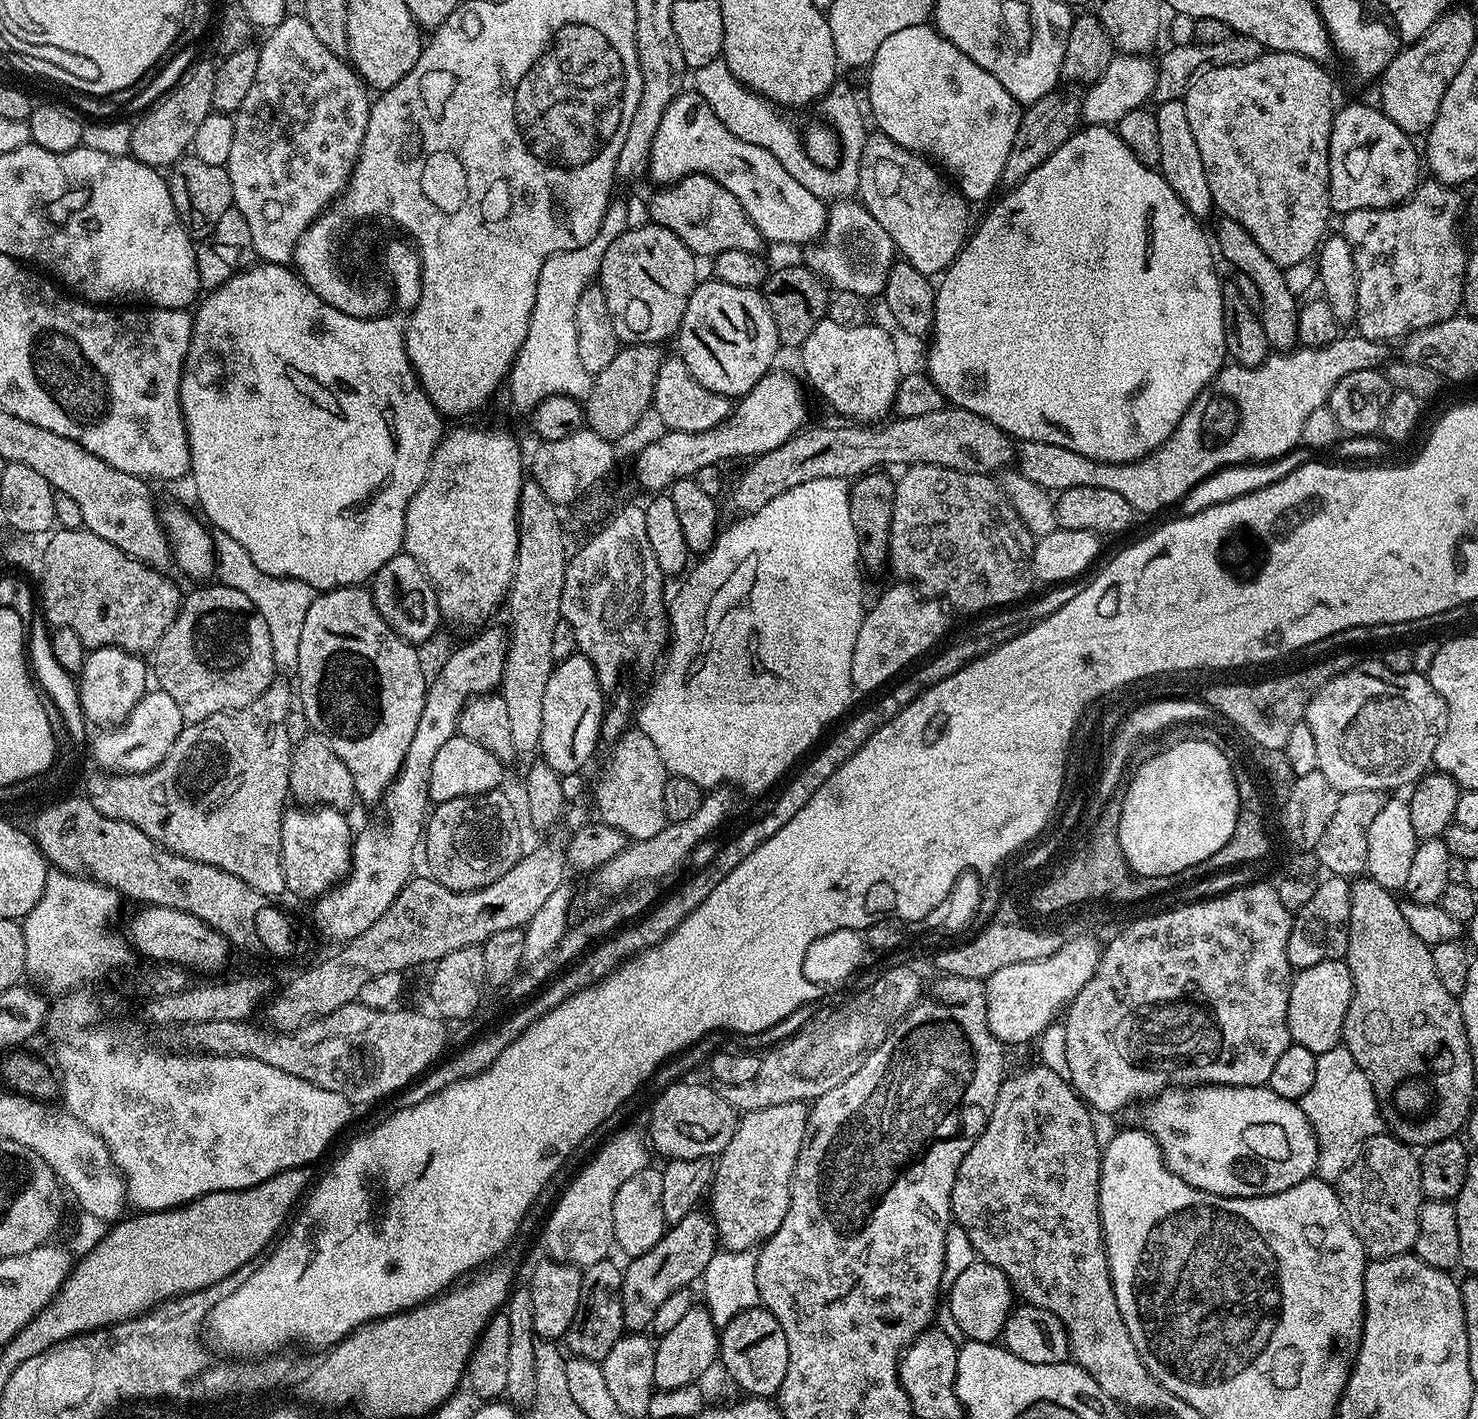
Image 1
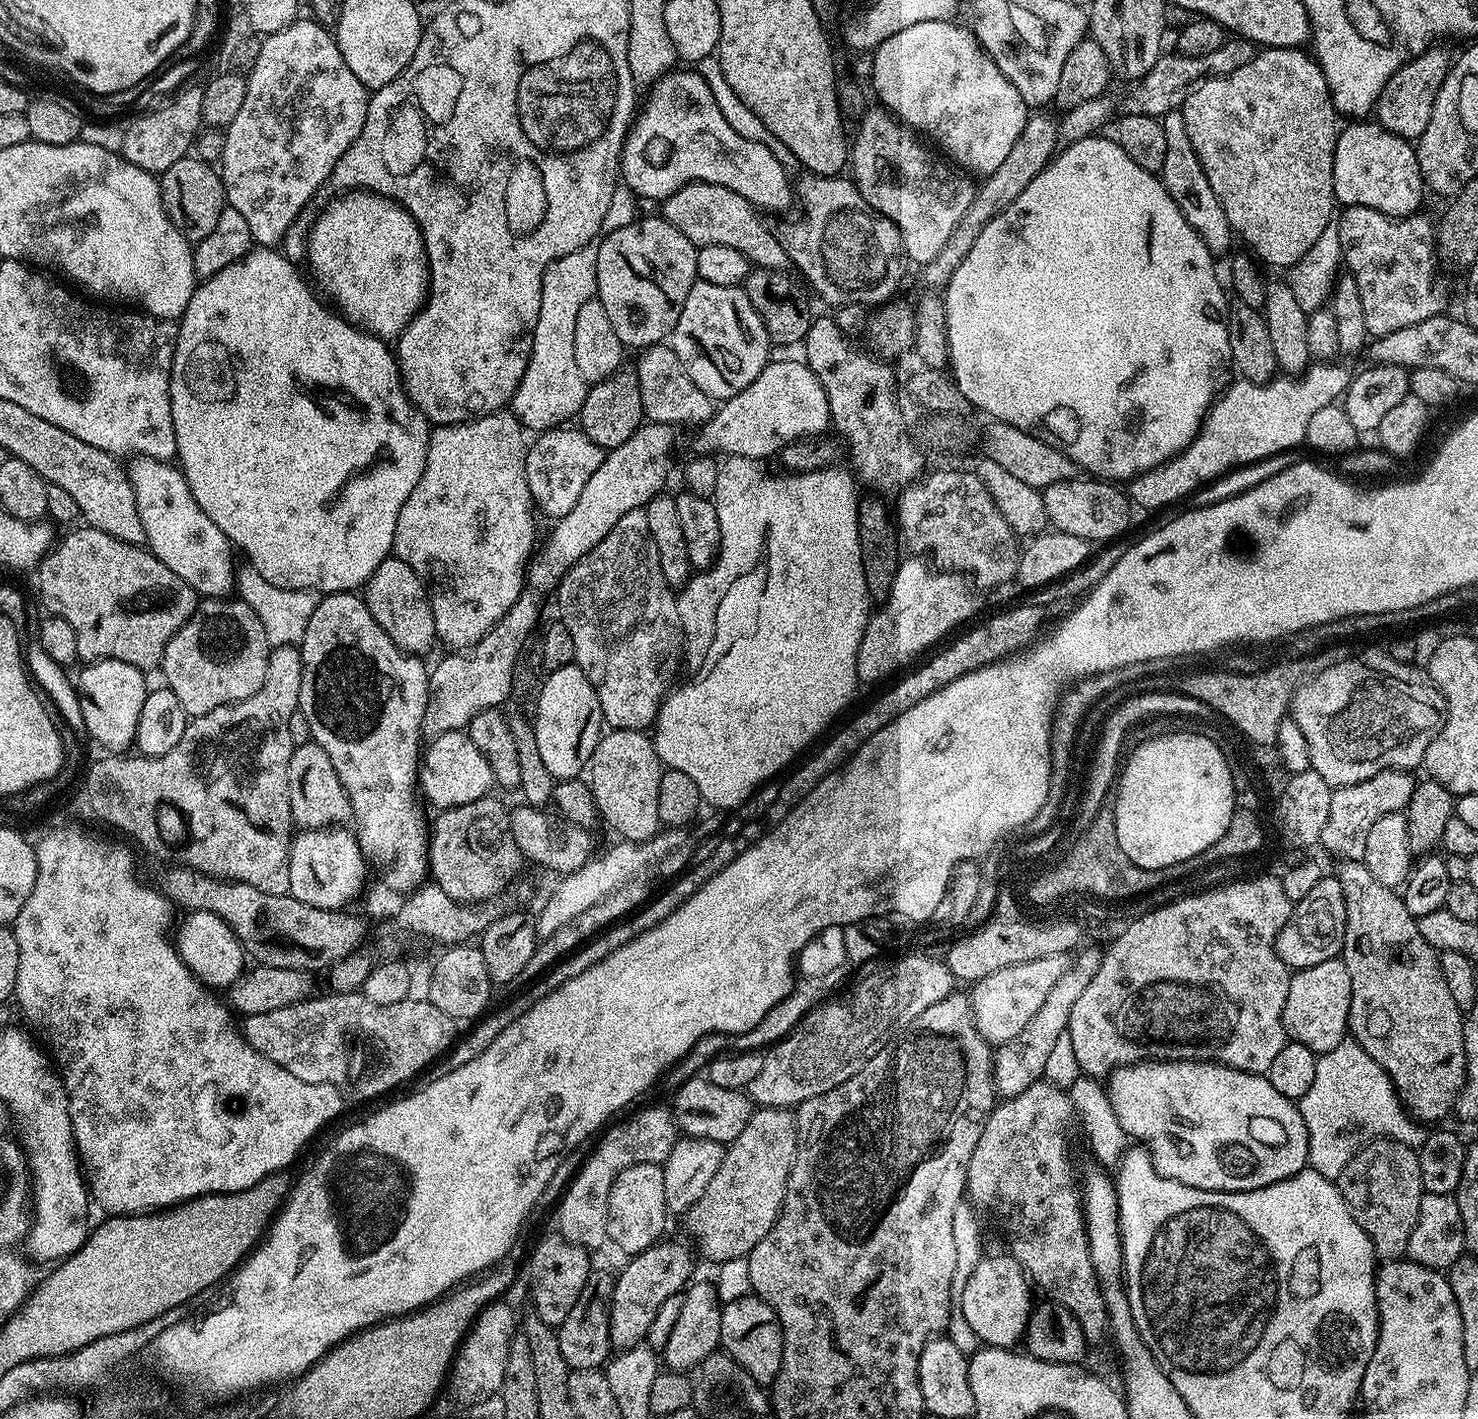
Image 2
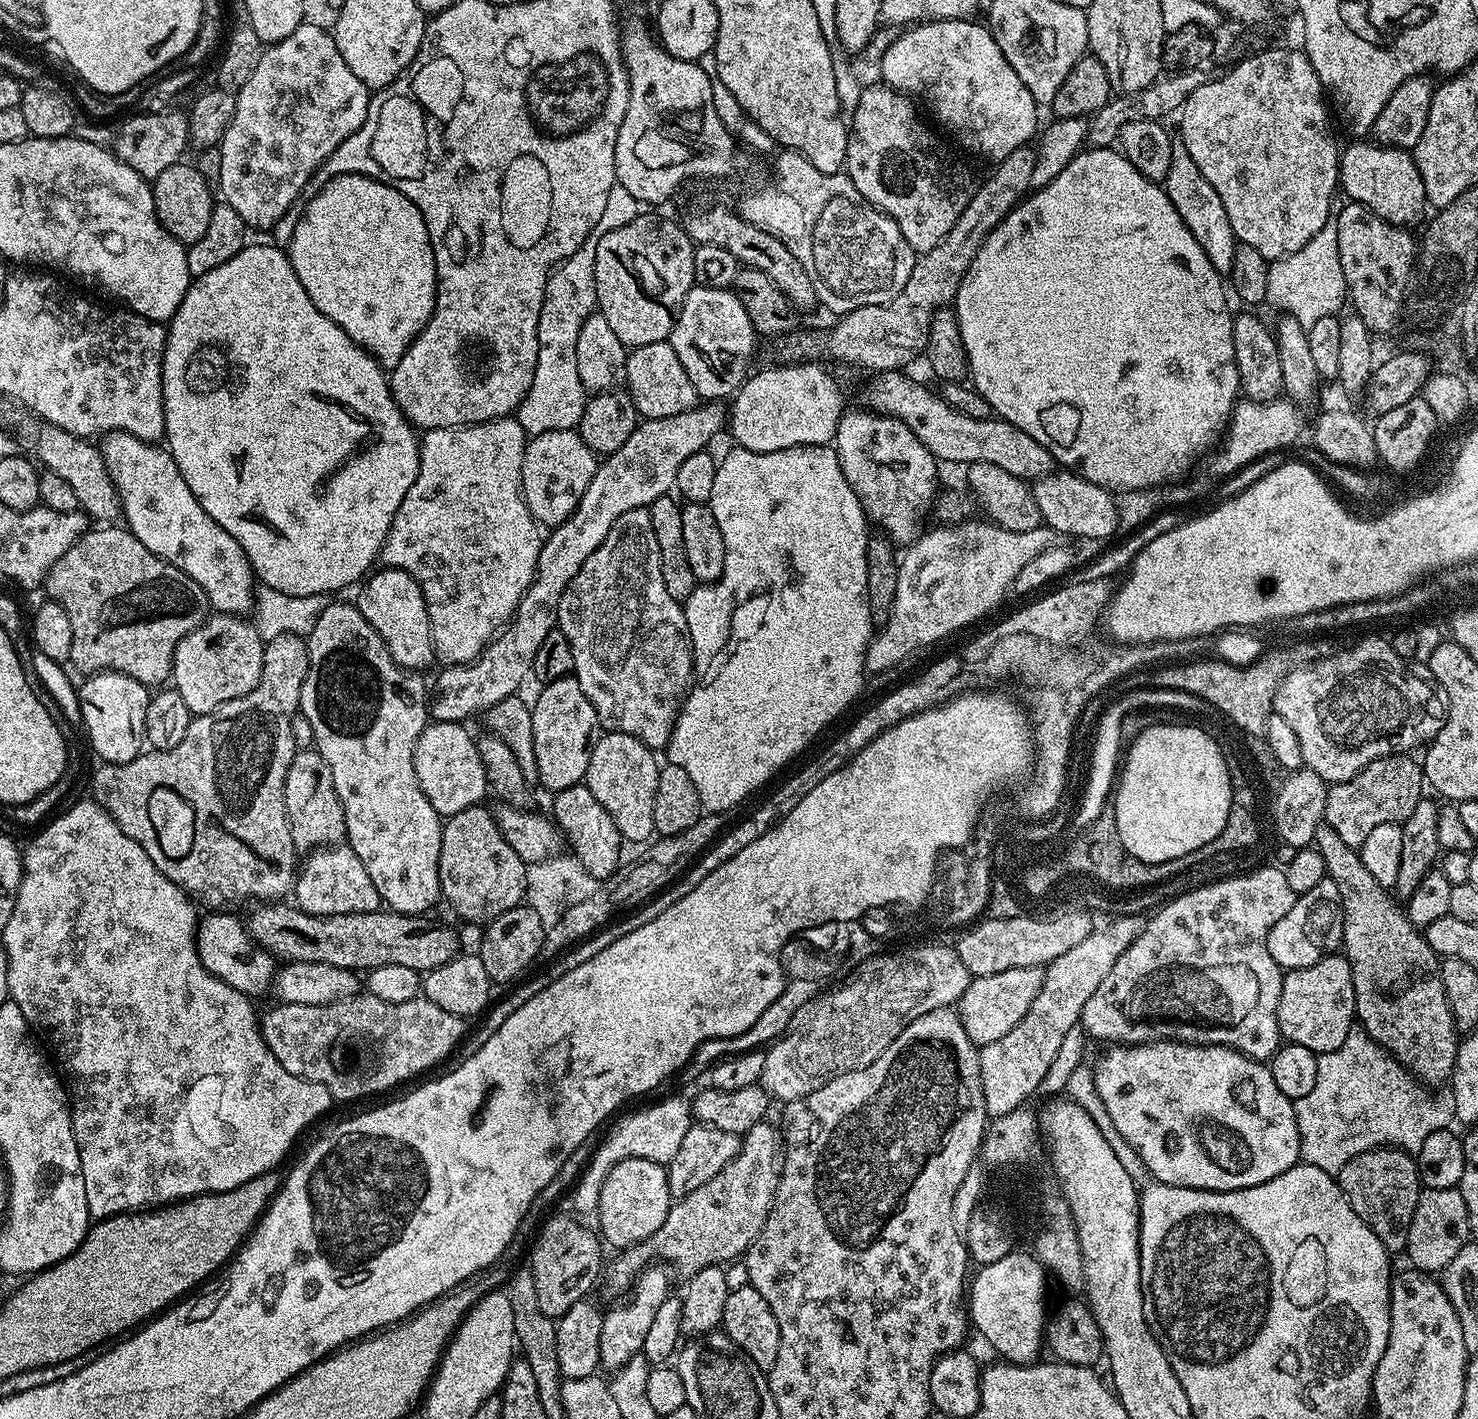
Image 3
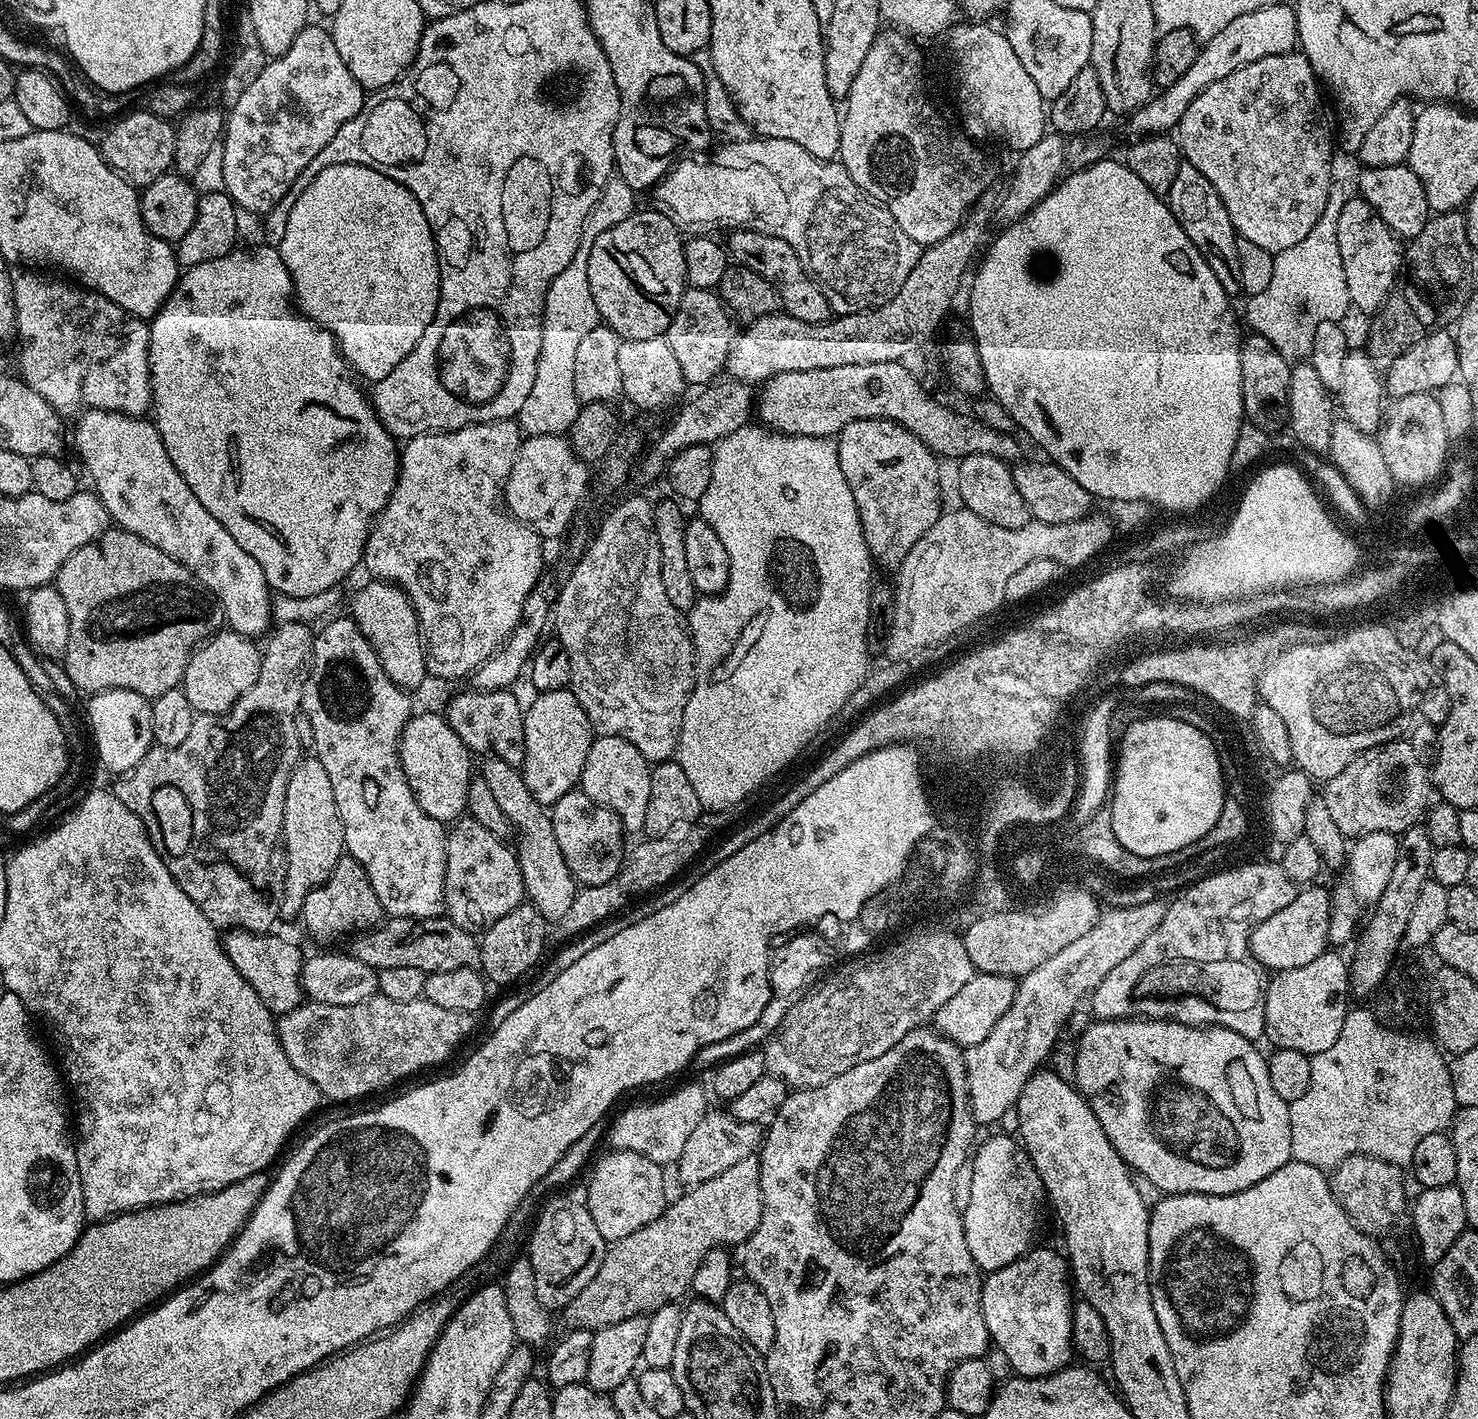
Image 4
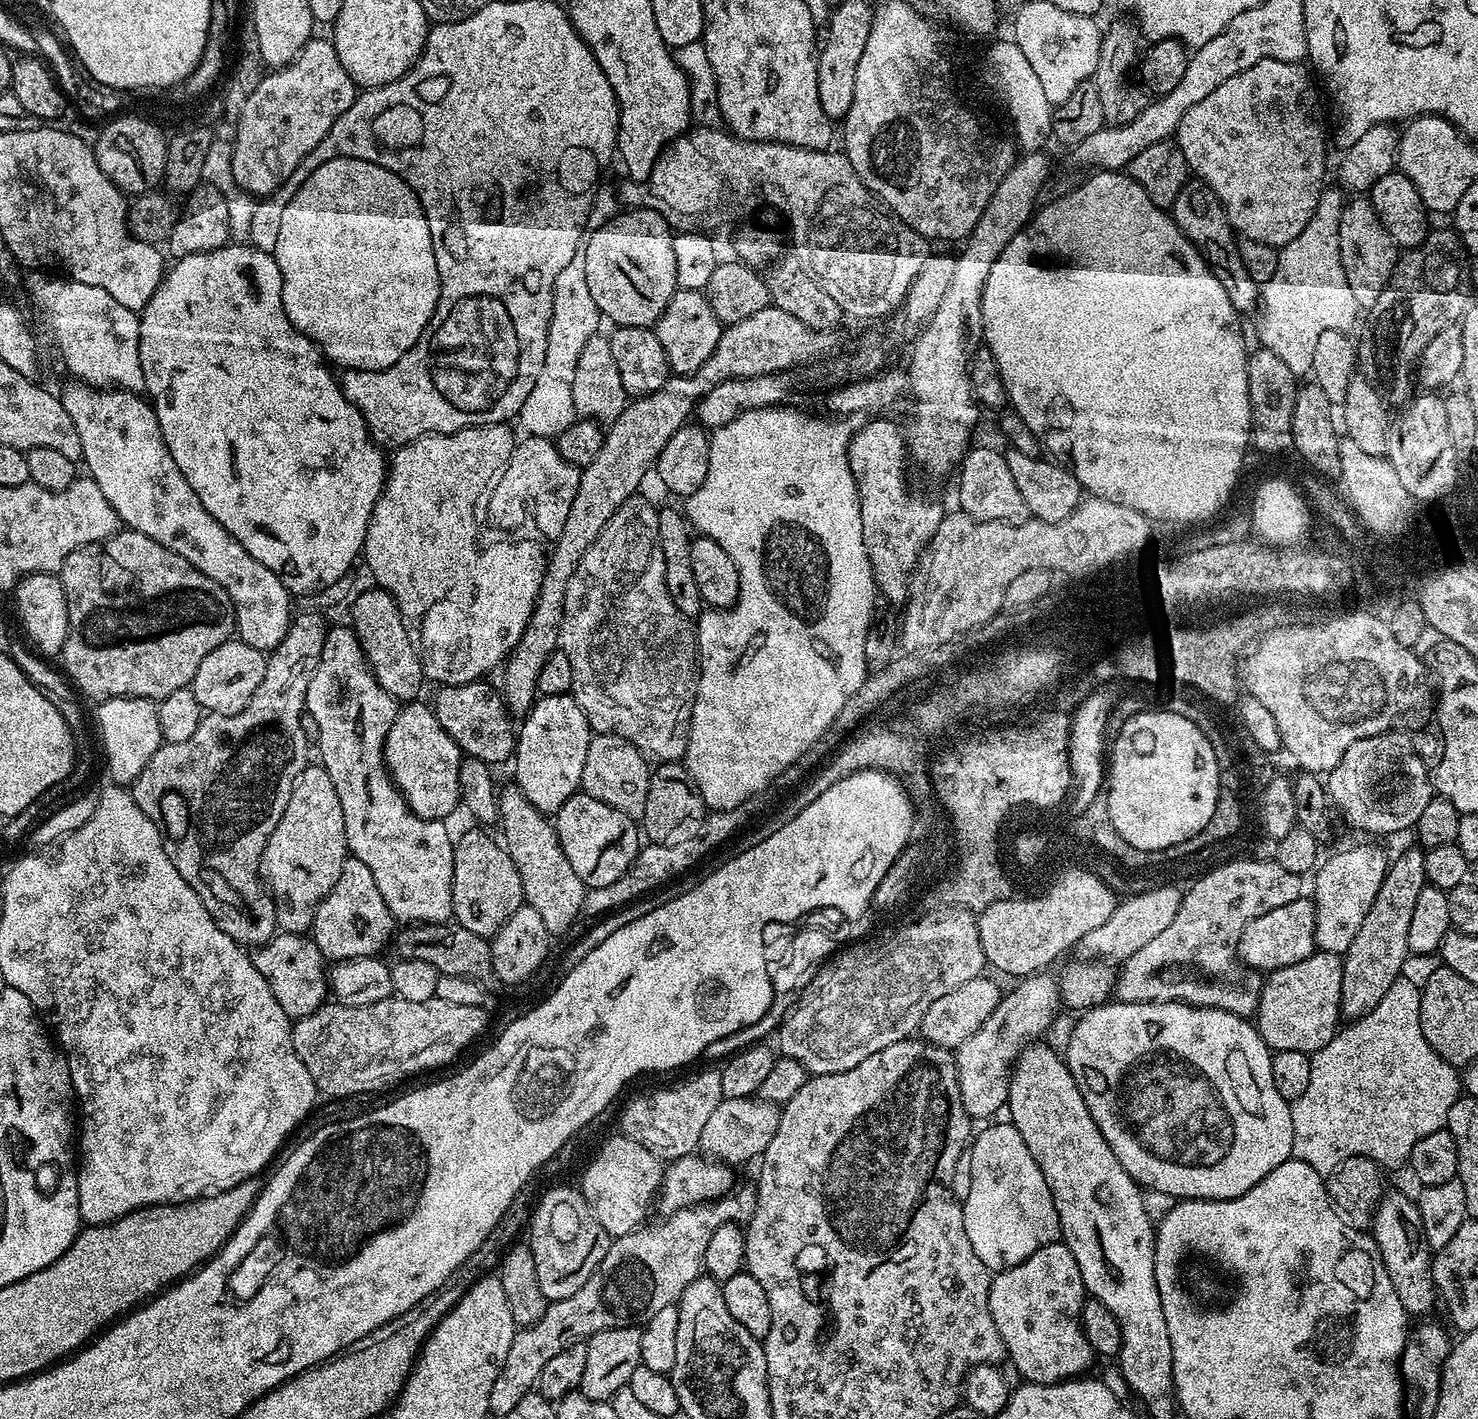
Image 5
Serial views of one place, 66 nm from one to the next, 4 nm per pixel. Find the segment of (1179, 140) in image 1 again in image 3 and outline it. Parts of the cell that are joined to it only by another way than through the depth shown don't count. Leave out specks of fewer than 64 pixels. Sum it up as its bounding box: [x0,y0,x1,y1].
[1162,142,1238,274]

